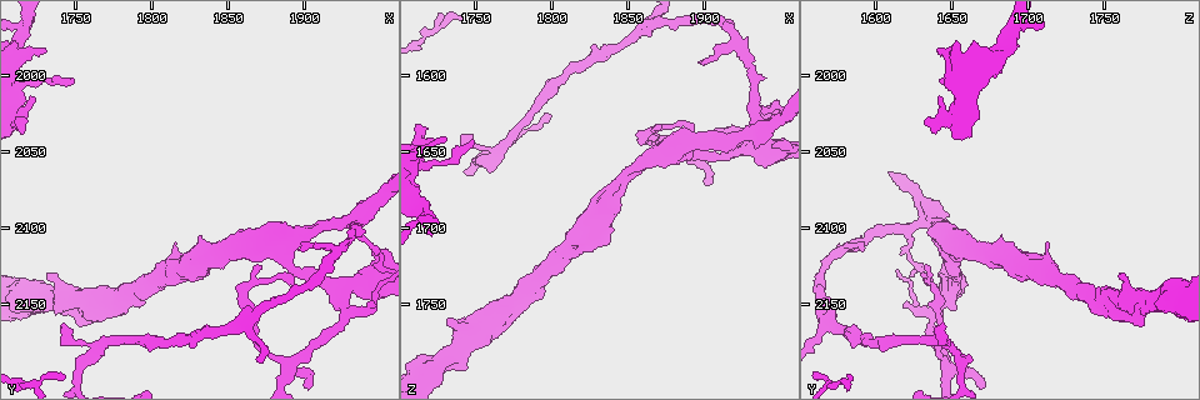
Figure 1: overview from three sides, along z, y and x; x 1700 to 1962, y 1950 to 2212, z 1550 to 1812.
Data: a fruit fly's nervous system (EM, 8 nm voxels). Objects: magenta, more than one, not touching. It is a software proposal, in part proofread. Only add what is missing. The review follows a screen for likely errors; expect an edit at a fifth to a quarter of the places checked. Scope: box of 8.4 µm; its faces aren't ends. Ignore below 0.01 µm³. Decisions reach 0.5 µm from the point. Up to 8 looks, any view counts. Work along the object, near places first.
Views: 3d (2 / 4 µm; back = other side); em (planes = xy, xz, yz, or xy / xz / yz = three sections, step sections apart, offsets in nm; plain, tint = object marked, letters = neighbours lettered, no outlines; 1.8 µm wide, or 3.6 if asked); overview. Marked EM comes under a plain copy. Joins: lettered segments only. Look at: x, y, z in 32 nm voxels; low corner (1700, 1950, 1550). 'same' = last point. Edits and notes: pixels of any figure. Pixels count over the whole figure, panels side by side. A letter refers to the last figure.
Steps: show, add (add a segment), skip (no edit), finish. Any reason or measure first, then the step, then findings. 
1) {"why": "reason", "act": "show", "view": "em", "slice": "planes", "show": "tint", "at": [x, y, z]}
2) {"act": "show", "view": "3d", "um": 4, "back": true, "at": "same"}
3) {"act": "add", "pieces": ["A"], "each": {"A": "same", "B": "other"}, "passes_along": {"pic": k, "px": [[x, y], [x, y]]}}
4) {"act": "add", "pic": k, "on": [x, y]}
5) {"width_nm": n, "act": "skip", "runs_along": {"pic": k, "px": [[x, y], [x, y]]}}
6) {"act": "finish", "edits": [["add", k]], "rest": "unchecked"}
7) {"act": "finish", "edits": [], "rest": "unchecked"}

{"why": "thin neck", "act": "show", "view": "3d", "um": 2, "at": [1854, 2118, 1660]}

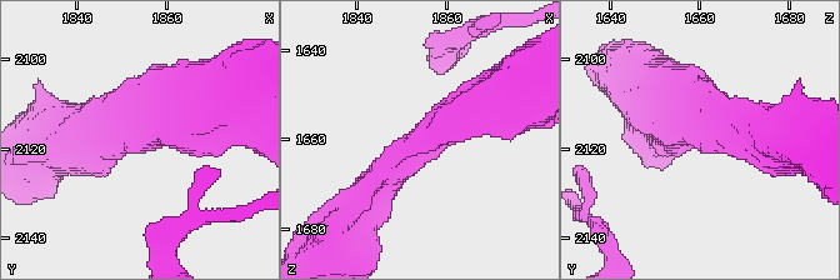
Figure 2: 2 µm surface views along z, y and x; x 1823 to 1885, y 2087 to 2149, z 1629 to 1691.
{"why": "now the EM", "act": "show", "view": "em", "slice": "planes", "show": "tint", "at": [1856, 2115, 1660]}

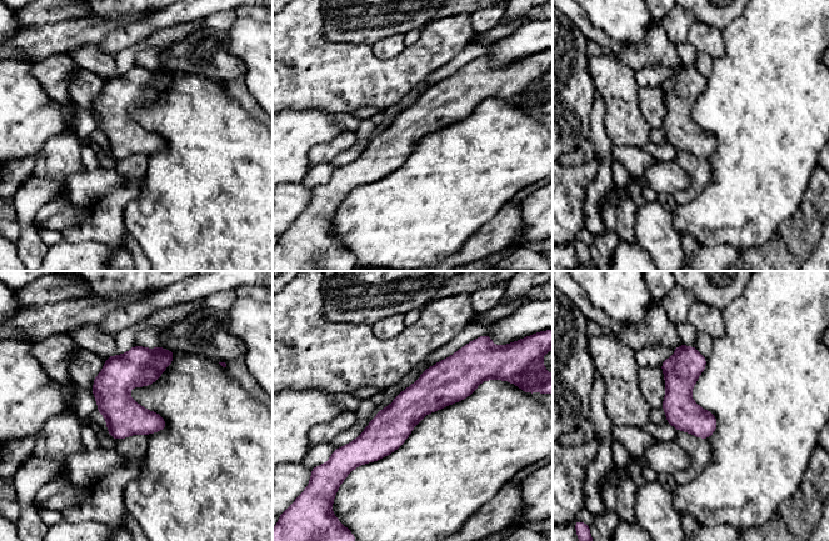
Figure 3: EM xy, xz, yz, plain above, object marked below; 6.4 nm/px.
{"act": "show", "view": "em", "slice": "planes", "show": "letters", "at": "same"}

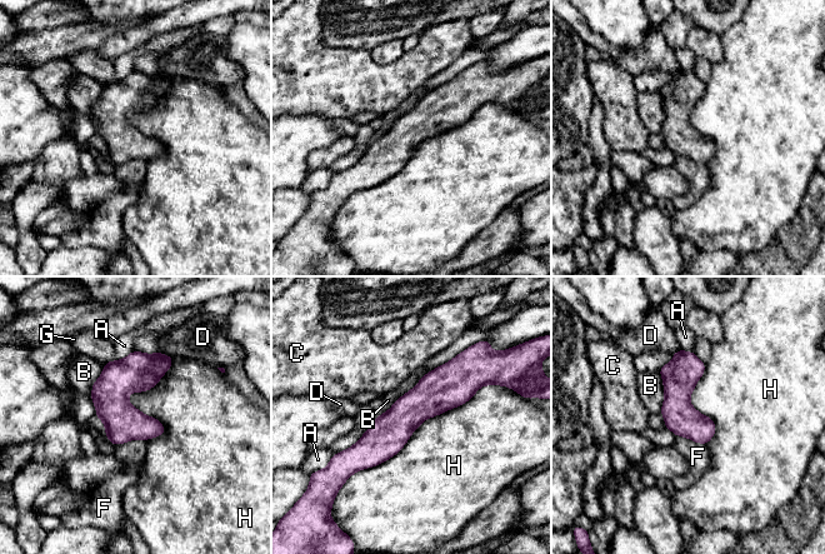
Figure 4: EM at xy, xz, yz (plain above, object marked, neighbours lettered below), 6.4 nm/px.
{"width_nm": 220, "act": "skip", "each": {"A": "other", "B": "other", "C": "other", "D": "other", "F": "other", "G": "other", "H": "other"}, "runs_along": {"pic": 4, "px": [[475, 378], [348, 455]]}, "found": "no lettered segment goes on from it"}

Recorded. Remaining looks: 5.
{"why": "free end", "act": "show", "view": "em", "slice": "planes", "show": "letters", "at": [1750, 2004, 1642]}

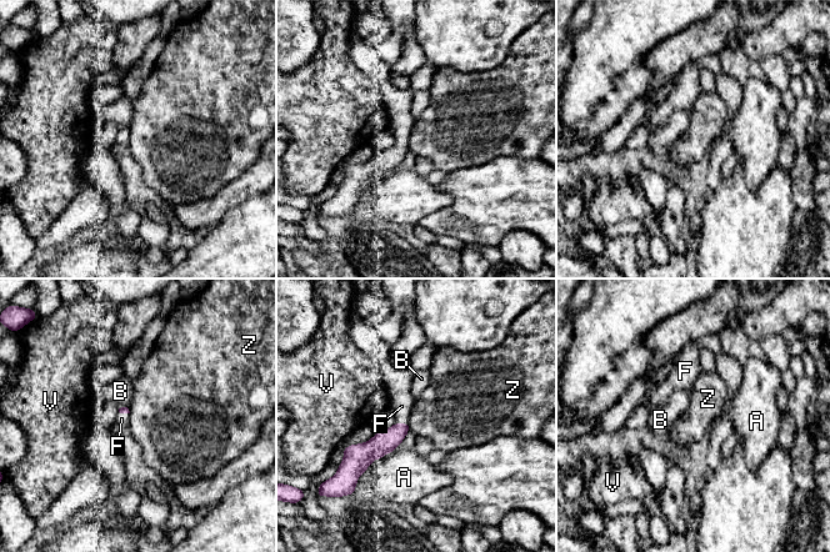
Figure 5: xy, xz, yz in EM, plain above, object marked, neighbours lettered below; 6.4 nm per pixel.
{"act": "add", "pieces": ["F"], "each": {"A": "other", "B": "other", "F": "same", "V": "other", "Z": "other"}, "found": "it goes on there"}

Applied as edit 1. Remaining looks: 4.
{"act": "finish", "edits": [["add", 5]], "rest": "unchecked"}

